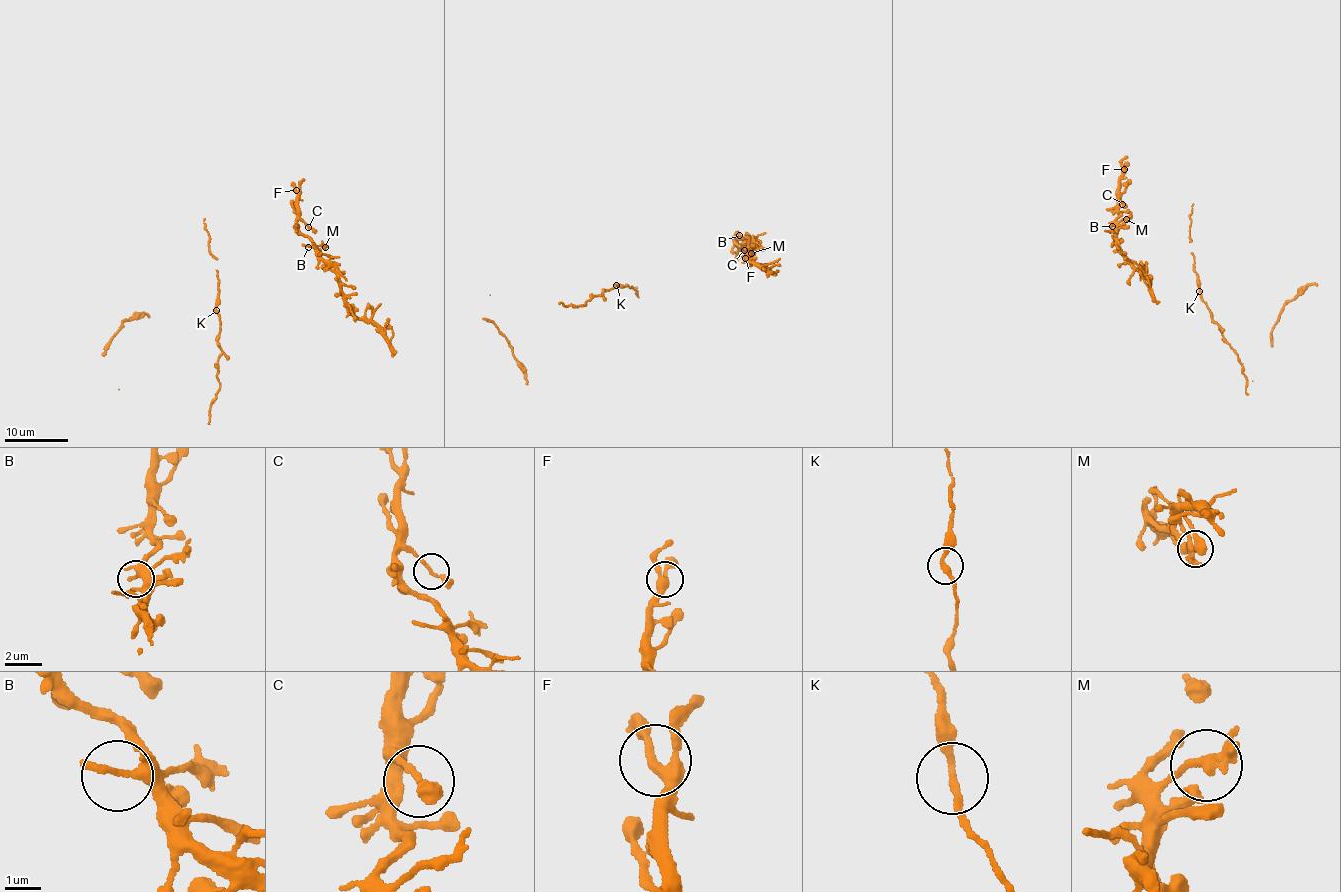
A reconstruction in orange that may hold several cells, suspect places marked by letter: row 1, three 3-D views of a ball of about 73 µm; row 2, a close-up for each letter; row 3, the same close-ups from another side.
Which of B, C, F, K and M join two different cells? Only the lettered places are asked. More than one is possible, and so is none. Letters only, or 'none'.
none

